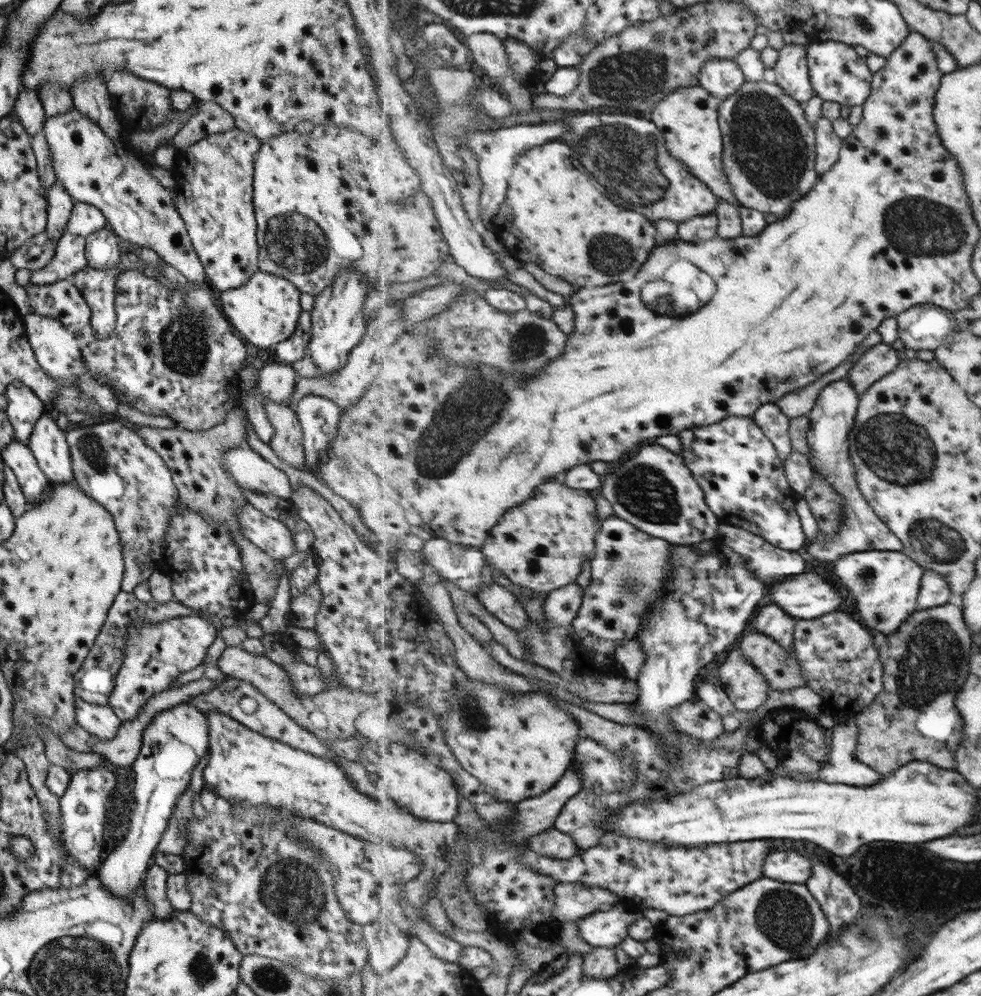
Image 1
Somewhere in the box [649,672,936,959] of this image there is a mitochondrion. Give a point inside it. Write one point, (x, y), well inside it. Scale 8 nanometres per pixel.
(785, 918)

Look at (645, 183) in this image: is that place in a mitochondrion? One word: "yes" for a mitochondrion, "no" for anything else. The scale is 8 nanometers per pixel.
yes

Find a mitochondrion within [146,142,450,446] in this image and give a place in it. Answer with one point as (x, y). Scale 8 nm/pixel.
(184, 339)

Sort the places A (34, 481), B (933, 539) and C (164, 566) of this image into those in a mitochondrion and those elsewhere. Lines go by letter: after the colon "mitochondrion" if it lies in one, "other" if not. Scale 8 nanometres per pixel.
A: other
B: mitochondrion
C: other

